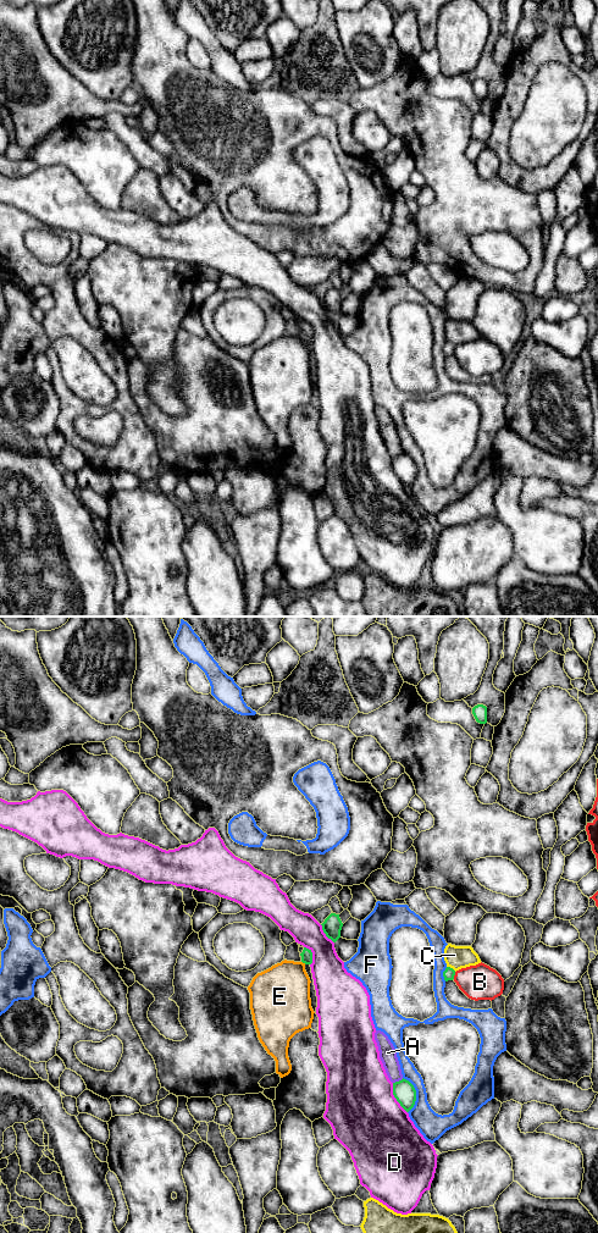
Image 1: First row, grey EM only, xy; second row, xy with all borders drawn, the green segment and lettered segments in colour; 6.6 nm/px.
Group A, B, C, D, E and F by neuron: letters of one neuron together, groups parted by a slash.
A / B / C / D / E / F

